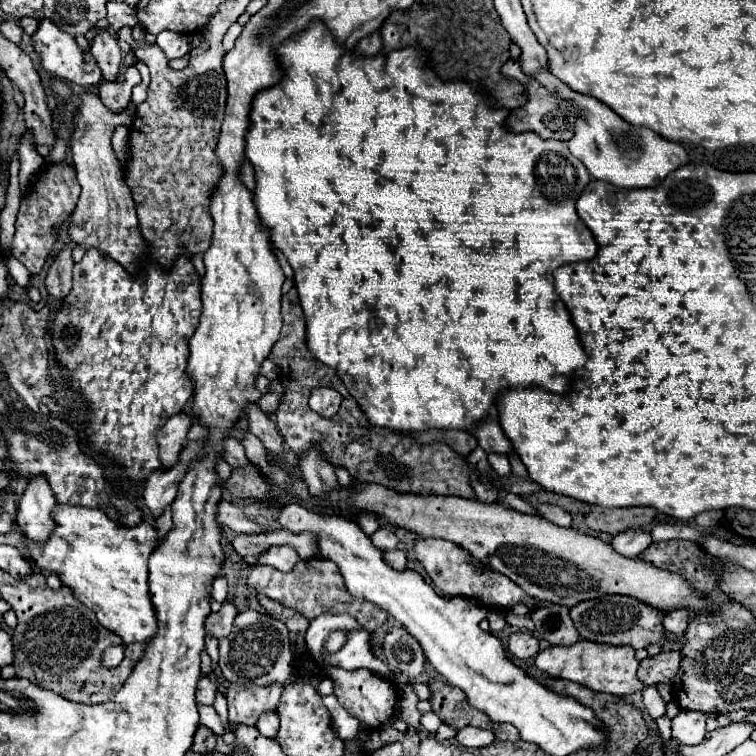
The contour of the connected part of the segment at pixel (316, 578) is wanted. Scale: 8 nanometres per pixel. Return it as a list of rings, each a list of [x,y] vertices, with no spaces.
[[[312,558],[308,562],[298,564],[294,570],[290,572],[280,572],[272,566],[260,566],[260,564],[252,564],[246,566],[246,584],[252,592],[256,594],[264,594],[270,600],[280,602],[286,608],[292,608],[296,612],[300,612],[306,620],[314,620],[316,616],[330,612],[330,614],[350,614],[358,620],[358,624],[368,630],[368,632],[376,632],[384,620],[388,618],[388,614],[380,608],[376,608],[374,604],[368,604],[366,600],[354,600],[352,596],[348,596],[344,582],[340,580],[340,574],[336,572],[336,566],[330,564],[330,560],[320,560],[320,558]]]

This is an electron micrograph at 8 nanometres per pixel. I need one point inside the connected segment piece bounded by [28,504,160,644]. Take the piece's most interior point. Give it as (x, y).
(104, 563)

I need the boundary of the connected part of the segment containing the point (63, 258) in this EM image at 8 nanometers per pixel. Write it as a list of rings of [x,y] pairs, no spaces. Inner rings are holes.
[[[64,246],[56,254],[56,258],[52,260],[48,276],[46,276],[46,288],[48,288],[50,296],[64,298],[70,292],[70,288],[72,288],[72,266],[74,266],[72,250],[70,250],[70,246]]]

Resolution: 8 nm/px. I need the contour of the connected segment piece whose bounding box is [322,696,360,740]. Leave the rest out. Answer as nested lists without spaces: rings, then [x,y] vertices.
[[[322,696],[322,702],[324,706],[328,708],[328,712],[332,714],[332,722],[334,722],[334,728],[336,728],[336,734],[342,738],[342,740],[354,740],[358,738],[358,732],[360,732],[360,724],[356,718],[352,718],[338,702],[336,696]]]

